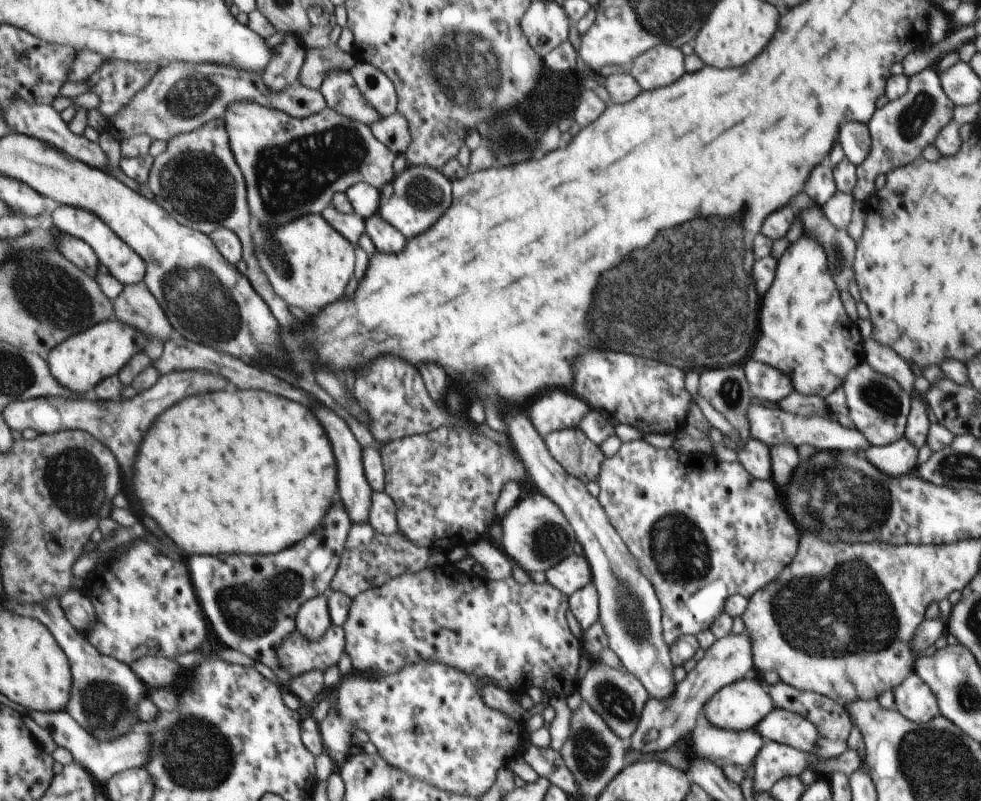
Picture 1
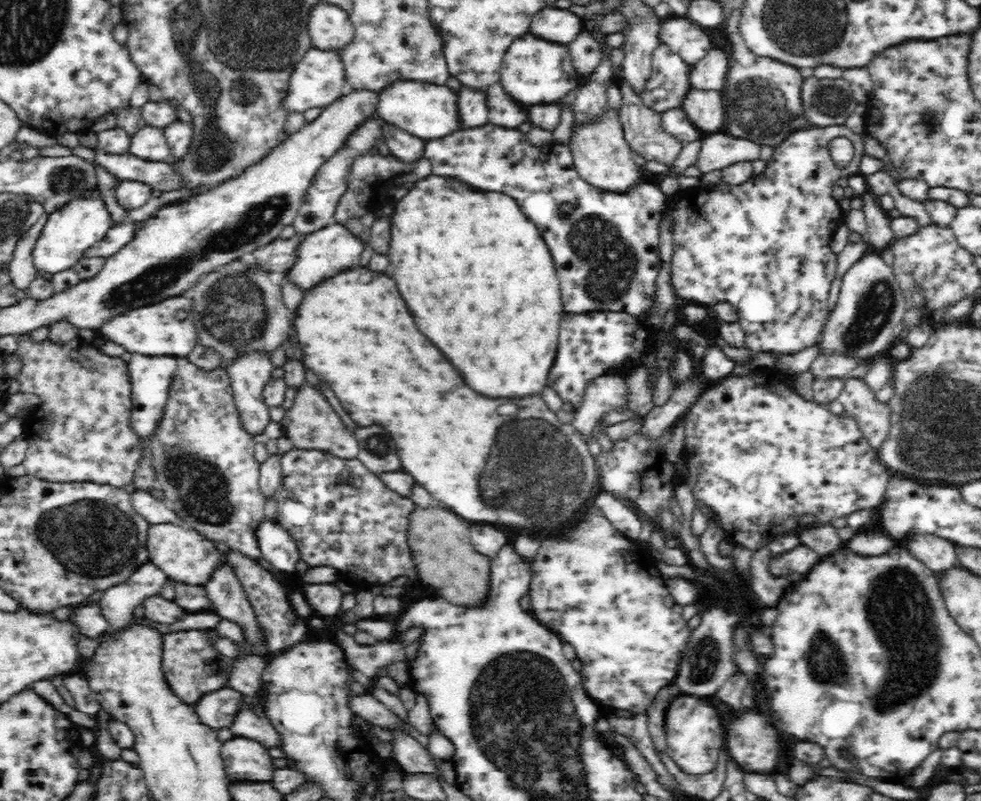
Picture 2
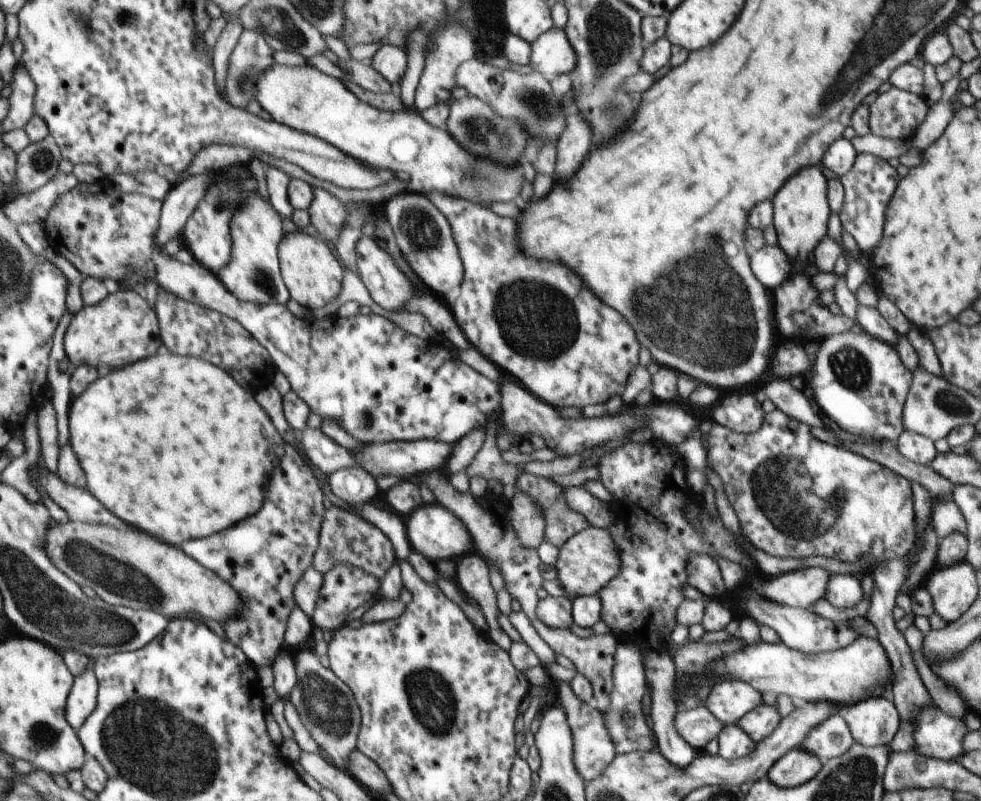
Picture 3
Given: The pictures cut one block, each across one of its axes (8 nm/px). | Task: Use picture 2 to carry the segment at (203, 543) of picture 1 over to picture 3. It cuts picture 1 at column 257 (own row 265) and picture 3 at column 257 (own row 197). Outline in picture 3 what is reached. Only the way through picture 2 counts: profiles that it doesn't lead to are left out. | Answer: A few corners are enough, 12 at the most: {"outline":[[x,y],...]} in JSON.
{"outline":[[163,349],[72,404],[88,489],[176,546],[260,512],[288,442]]}

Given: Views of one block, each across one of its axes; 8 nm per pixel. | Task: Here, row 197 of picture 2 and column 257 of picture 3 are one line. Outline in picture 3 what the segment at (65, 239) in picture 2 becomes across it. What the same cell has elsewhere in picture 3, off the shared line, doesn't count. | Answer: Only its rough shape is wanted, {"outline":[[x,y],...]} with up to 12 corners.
{"outline":[[309,64],[272,66],[274,120],[409,191],[513,201],[521,164],[474,158],[419,111],[378,110]]}

